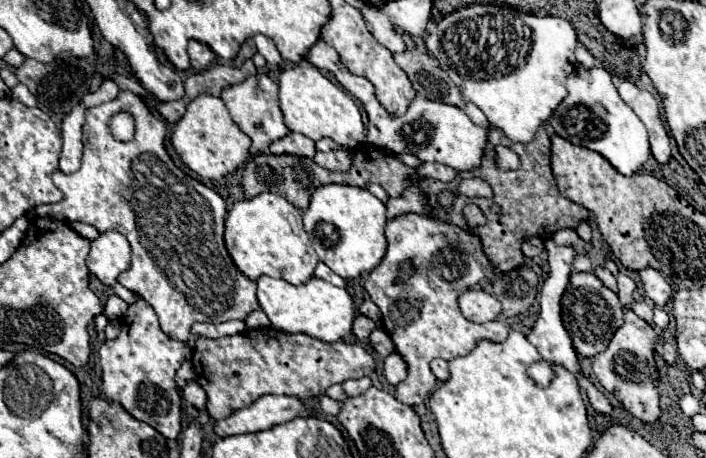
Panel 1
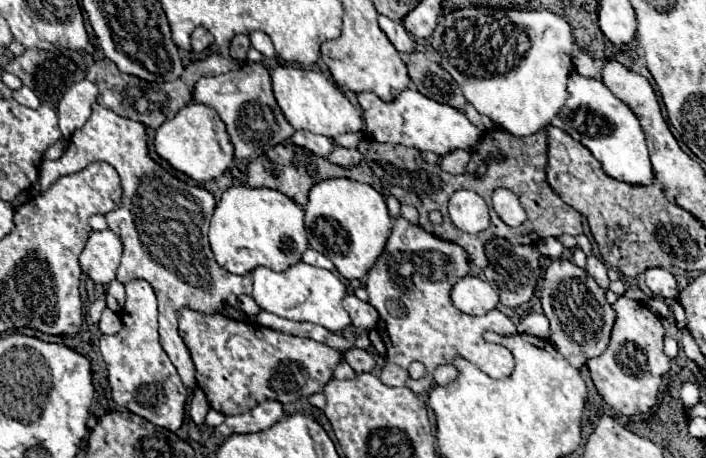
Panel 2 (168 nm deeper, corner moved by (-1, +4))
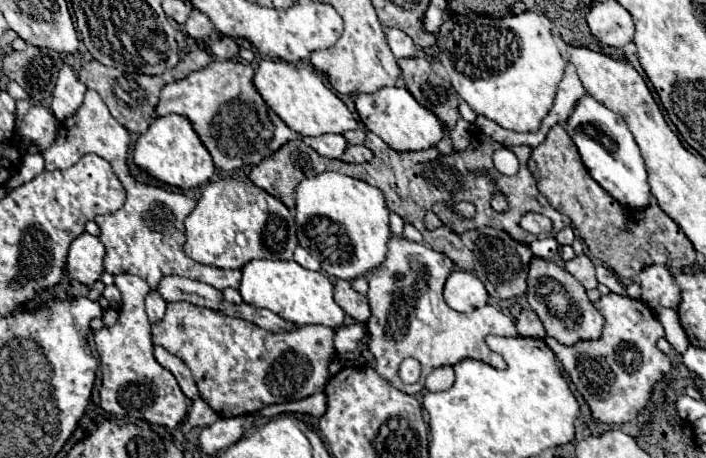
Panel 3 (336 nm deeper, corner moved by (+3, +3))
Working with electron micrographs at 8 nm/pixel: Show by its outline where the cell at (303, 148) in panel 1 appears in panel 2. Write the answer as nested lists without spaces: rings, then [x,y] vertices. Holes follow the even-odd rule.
[[[299,130],[295,132],[289,142],[297,144],[297,146],[303,146],[307,150],[311,150],[313,154],[317,156],[329,156],[329,152],[335,148],[335,140],[333,138],[327,138],[327,136],[317,136],[317,134],[311,134],[311,132],[305,132],[305,130]]]

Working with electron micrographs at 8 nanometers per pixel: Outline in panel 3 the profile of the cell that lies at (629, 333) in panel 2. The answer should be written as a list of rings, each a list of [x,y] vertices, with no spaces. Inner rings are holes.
[[[609,293],[595,303],[597,311],[605,317],[601,339],[581,341],[573,347],[565,347],[553,339],[545,343],[559,357],[567,375],[581,391],[595,419],[603,423],[627,423],[643,411],[649,403],[653,387],[671,369],[671,361],[657,349],[657,341],[665,337],[663,325],[653,317],[649,305],[639,299],[629,299],[617,293]]]

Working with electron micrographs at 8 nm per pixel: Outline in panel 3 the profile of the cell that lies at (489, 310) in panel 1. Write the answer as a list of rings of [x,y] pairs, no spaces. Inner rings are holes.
[[[453,271],[445,283],[445,301],[451,309],[469,313],[487,305],[489,293],[471,271]]]

